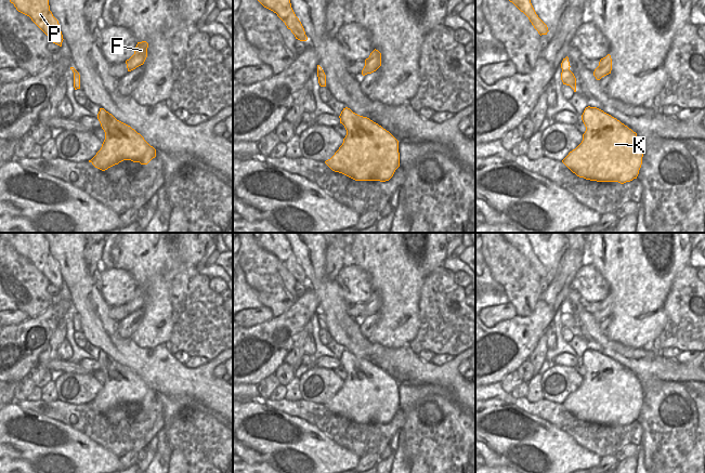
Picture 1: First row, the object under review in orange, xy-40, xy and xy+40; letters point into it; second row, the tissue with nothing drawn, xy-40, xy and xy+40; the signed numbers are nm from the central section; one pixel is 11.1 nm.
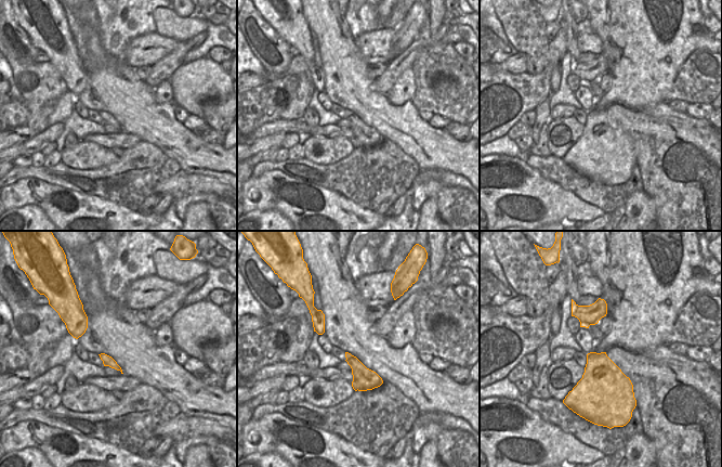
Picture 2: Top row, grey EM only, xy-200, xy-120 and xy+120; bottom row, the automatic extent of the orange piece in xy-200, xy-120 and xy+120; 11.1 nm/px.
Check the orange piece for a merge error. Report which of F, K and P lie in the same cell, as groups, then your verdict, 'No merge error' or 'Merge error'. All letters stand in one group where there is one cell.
Groups: F K P. No merge error.

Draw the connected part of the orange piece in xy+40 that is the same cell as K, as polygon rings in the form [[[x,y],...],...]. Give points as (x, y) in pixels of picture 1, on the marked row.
[[[586,107],[582,120],[586,127],[583,141],[562,162],[577,176],[590,181],[624,184],[637,179],[643,157],[637,133],[597,107]]]

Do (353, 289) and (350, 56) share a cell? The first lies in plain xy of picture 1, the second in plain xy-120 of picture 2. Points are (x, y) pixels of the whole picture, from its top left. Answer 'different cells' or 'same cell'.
different cells

